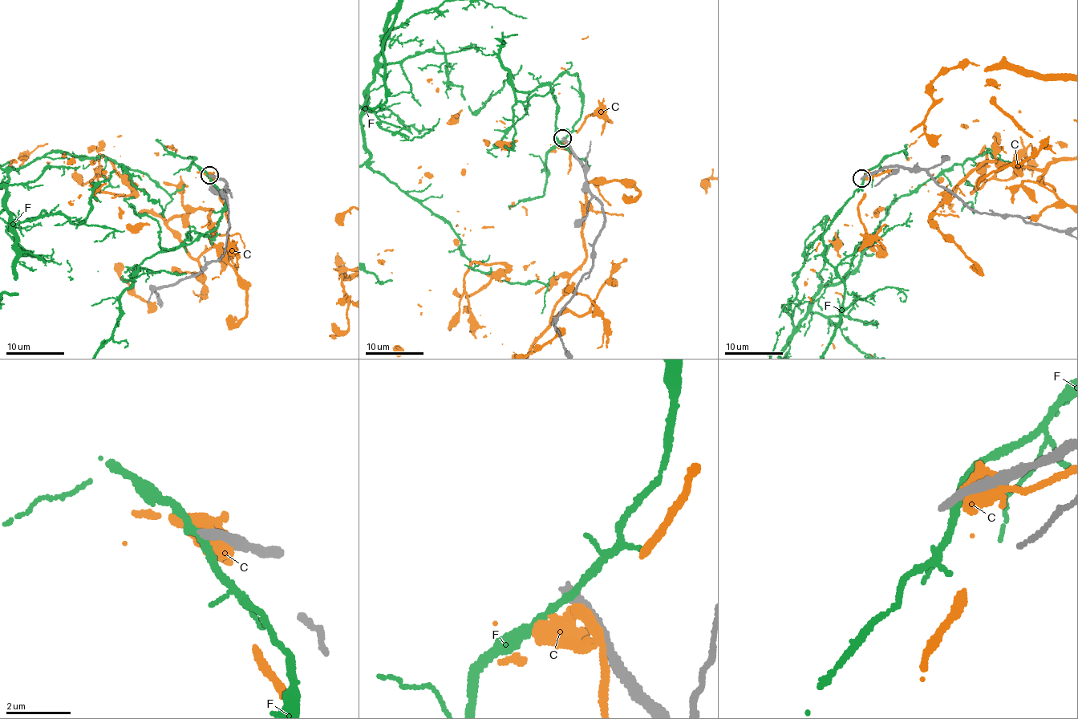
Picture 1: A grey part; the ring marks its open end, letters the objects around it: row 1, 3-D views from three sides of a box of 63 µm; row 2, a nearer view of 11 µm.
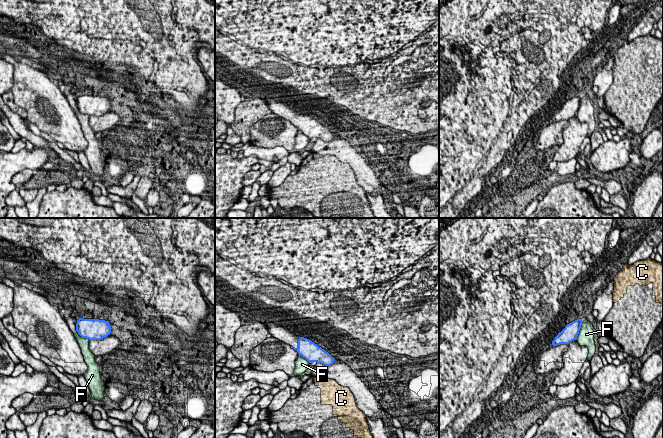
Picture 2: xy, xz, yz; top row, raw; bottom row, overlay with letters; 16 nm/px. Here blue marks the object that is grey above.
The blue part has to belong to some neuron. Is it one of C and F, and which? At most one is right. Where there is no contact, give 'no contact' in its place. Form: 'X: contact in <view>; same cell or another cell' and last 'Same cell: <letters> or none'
C: no contact; another cell
F: contact in yz; another cell
Same cell: none

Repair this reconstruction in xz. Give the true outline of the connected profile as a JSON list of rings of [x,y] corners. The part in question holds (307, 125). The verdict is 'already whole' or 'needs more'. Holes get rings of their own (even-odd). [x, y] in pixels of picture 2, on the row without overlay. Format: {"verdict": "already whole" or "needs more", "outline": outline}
{"verdict": "needs more", "outline": [[[270,99],[266,103],[272,113],[290,121],[309,139],[317,138],[325,142],[331,142],[334,139],[334,133],[311,116],[296,112],[288,105],[274,99]]]}

